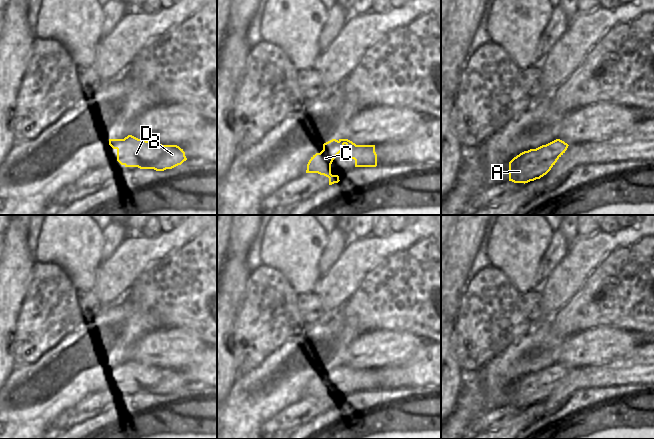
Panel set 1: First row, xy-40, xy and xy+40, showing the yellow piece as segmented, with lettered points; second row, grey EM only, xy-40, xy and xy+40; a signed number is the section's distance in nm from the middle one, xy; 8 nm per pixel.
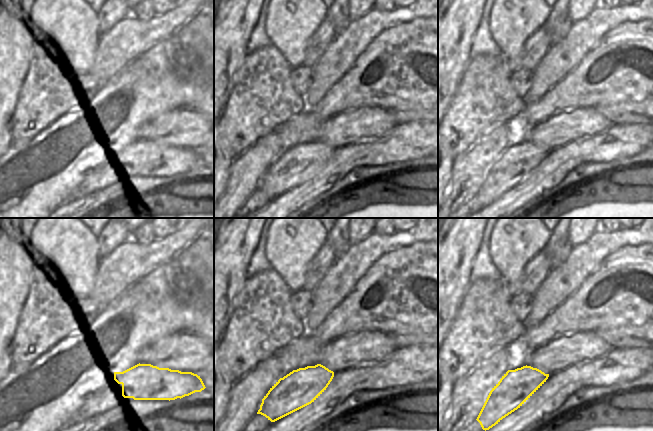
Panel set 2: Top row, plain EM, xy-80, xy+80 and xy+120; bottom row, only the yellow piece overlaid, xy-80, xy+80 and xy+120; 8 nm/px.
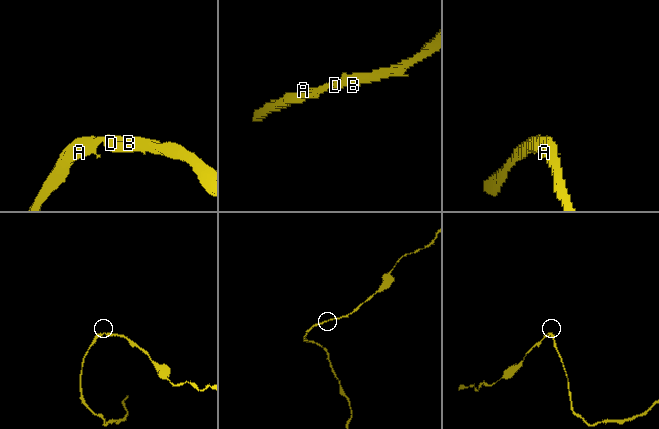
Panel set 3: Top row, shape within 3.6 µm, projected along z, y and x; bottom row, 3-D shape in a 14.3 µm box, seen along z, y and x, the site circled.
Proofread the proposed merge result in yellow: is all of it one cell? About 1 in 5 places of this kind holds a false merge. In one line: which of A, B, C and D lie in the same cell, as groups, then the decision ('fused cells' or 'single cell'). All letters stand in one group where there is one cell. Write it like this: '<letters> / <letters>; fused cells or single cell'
A B C D; single cell

